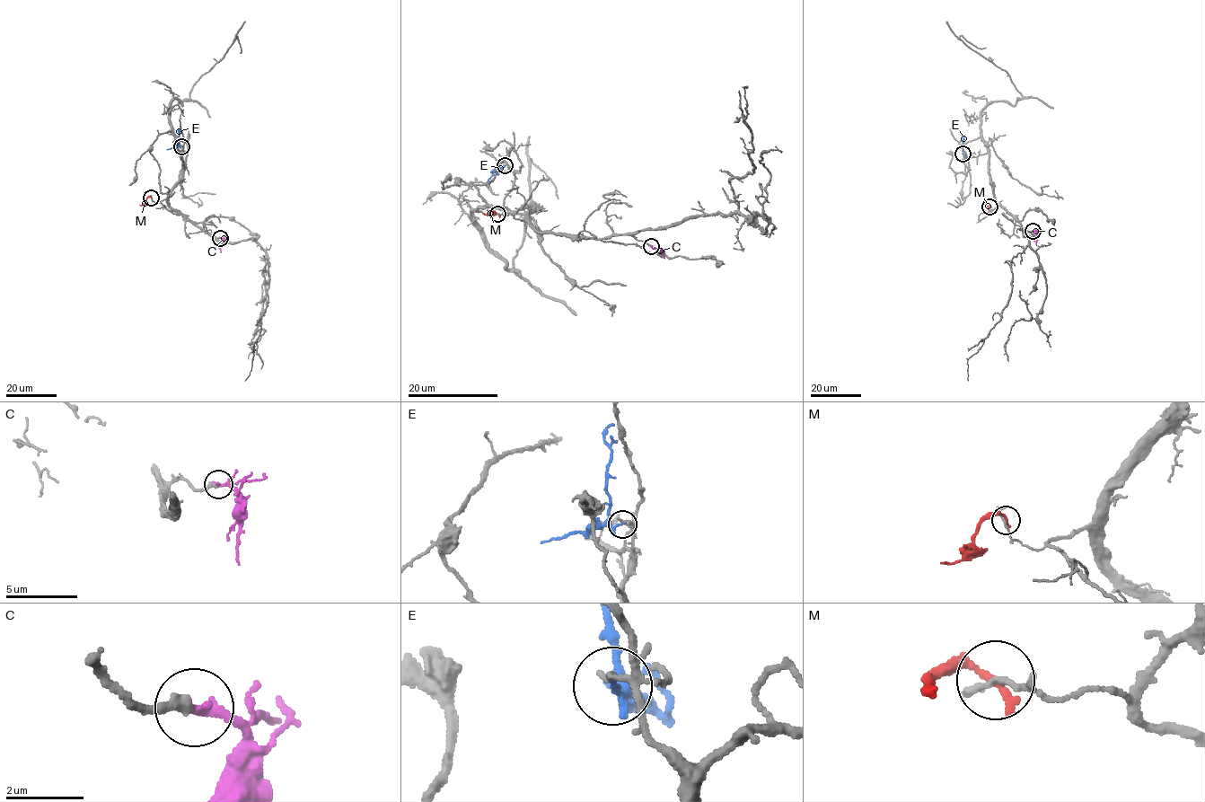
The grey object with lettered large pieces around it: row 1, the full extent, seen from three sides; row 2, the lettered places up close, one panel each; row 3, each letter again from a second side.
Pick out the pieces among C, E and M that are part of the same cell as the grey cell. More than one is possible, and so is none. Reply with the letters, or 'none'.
C

